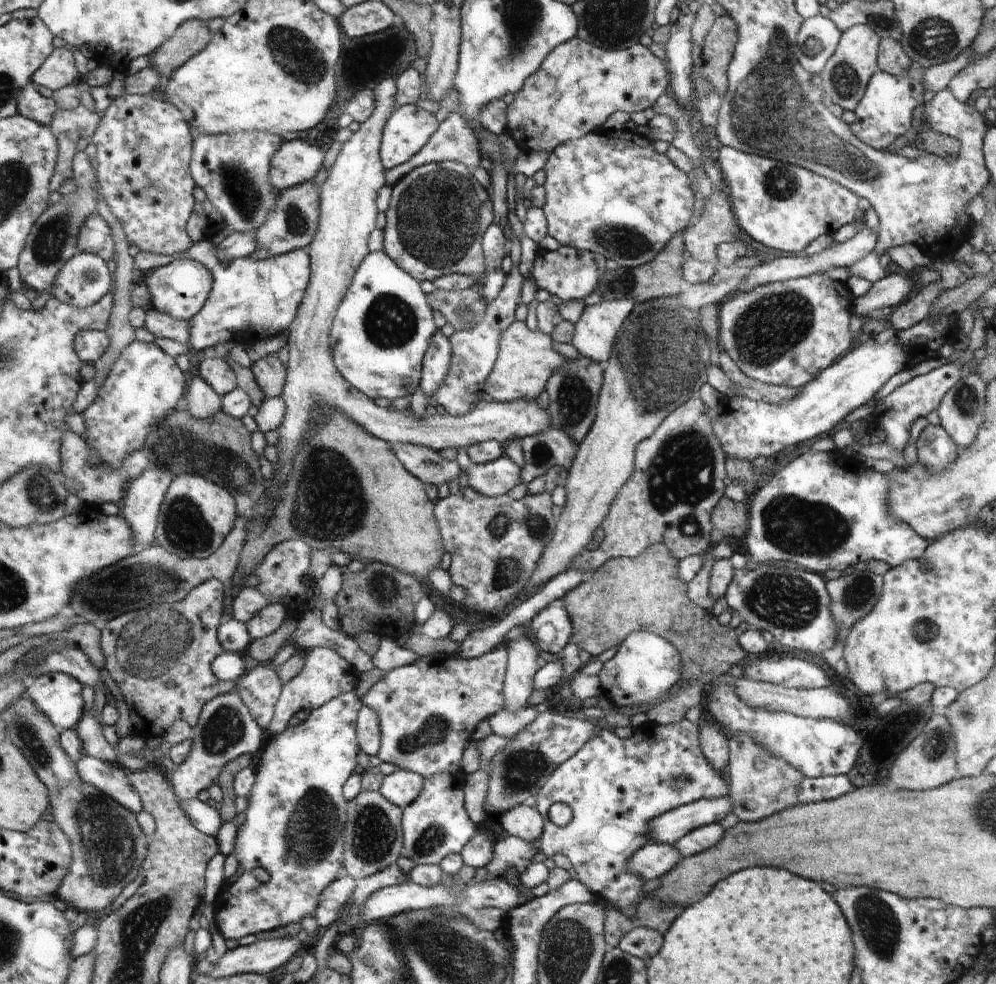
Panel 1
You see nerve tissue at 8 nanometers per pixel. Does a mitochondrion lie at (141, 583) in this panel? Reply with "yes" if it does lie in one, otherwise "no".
yes

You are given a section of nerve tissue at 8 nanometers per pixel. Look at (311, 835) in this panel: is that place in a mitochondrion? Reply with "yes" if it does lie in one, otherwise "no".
yes

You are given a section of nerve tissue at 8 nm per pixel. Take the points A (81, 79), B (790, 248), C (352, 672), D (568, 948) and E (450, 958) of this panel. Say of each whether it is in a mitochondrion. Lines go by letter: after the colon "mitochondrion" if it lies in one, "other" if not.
A: other
B: other
C: other
D: mitochondrion
E: mitochondrion

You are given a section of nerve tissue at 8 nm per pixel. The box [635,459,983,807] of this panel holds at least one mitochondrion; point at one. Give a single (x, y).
(794, 525)

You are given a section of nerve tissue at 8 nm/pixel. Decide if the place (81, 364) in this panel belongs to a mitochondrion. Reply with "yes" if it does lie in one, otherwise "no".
no

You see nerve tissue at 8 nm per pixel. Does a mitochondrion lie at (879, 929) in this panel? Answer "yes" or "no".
yes

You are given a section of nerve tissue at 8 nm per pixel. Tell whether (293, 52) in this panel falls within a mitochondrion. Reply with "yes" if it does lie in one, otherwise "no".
yes

